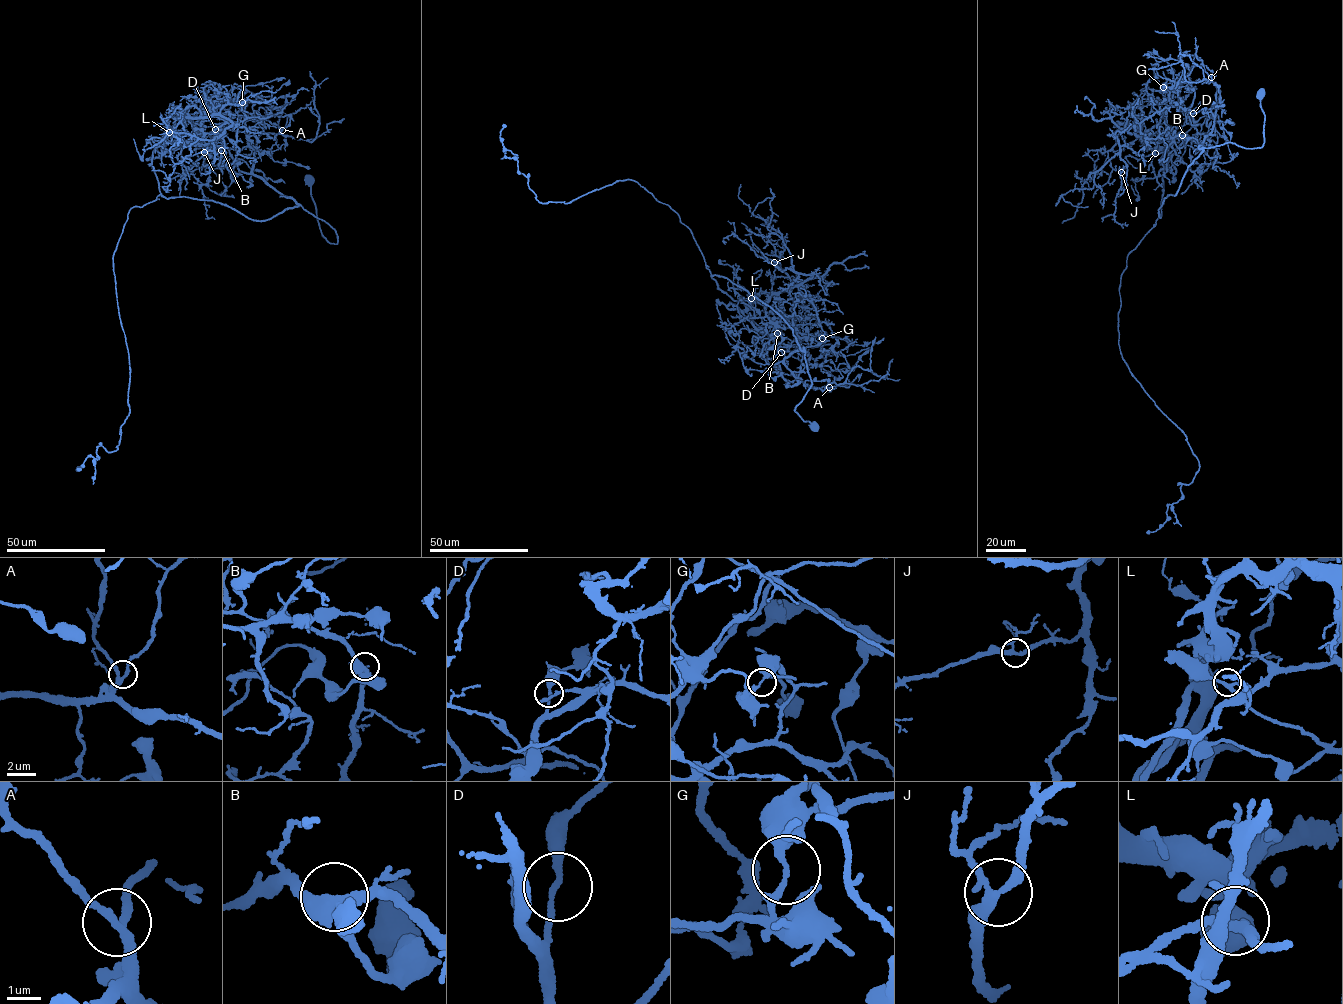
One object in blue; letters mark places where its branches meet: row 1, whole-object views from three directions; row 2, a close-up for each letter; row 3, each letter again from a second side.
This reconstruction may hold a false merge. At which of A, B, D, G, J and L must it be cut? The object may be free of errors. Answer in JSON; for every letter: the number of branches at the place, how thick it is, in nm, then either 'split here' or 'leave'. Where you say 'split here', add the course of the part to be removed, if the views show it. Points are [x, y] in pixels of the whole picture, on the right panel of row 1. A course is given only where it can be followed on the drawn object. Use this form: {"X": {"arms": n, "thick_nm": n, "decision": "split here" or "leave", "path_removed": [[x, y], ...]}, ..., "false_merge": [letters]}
{"A": {"arms": 3, "thick_nm": 240, "decision": "leave"}, "B": {"arms": 3, "thick_nm": 360, "decision": "leave"}, "D": {"arms": 2, "thick_nm": 200, "decision": "leave"}, "G": {"arms": 2, "thick_nm": 240, "decision": "split here", "path_removed": [[1163, 87], [1190, 78], [1162, 158], [1160, 217], [1215, 134], [1215, 117], [1195, 122], [1151, 65]]}, "J": {"arms": 3, "thick_nm": 240, "decision": "leave"}, "L": {"arms": 3, "thick_nm": 240, "decision": "leave"}, "false_merge": ["G"]}

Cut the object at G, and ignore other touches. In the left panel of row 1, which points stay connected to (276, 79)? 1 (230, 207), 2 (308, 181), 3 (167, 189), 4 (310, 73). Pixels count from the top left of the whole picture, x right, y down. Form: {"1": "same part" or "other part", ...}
{"1": "other part", "2": "other part", "3": "same part", "4": "other part"}

